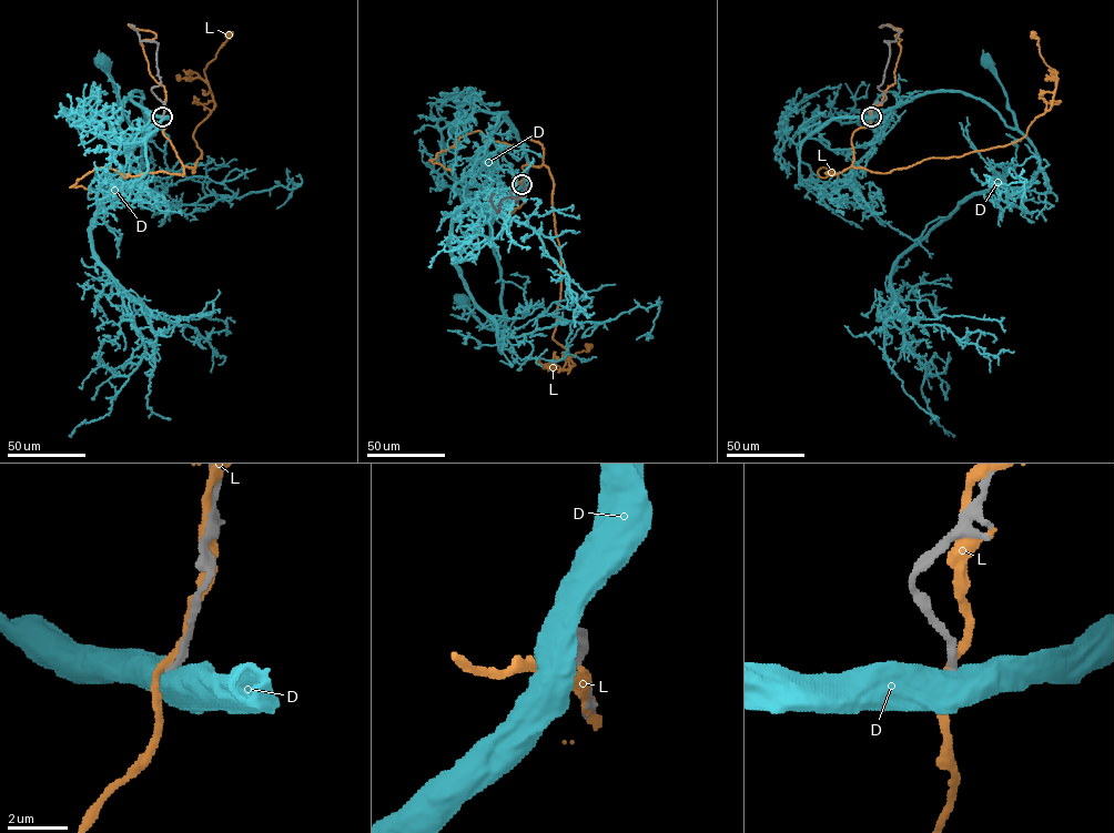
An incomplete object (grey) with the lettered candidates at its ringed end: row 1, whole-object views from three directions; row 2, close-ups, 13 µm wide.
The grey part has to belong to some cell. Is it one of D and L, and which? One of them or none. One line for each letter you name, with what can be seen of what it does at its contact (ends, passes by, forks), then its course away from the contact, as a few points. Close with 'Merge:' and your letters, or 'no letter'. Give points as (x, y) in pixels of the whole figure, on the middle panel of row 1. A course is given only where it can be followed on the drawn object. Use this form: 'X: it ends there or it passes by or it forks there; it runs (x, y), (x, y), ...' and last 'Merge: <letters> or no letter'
Merge: no letter

